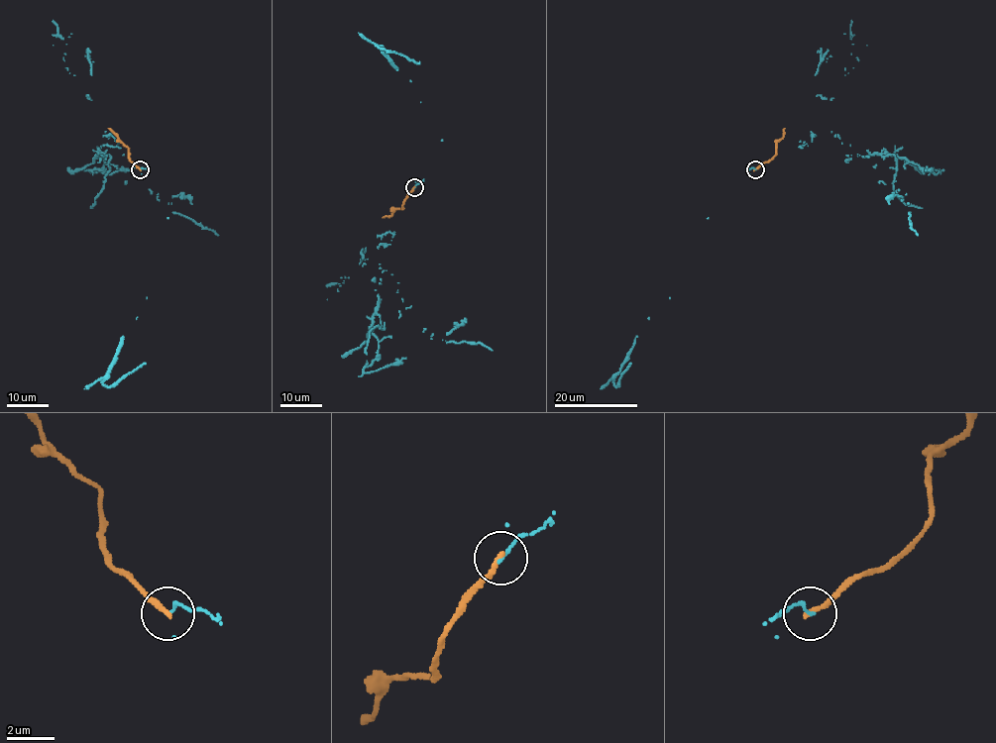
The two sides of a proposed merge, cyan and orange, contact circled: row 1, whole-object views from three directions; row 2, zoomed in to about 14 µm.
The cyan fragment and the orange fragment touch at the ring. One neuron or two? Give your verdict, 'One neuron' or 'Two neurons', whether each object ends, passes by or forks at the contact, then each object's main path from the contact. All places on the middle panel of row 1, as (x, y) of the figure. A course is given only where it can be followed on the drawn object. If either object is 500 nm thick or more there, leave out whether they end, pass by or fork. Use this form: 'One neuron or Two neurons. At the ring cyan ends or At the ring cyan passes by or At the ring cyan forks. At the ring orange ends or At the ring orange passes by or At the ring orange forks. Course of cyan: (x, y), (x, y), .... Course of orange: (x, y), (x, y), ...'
Two neurons. At the ring cyan ends. At the ring orange ends. Course of cyan: (414, 187), (378, 248), (384, 270), (376, 313), (385, 330), (379, 326), (399, 317), (446, 342), (493, 350). Course of orange: (414, 187), (401, 208), (396, 208), (390, 216), (382, 217)

